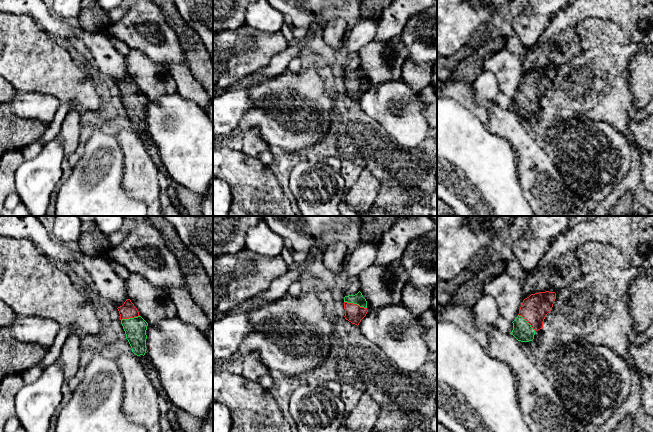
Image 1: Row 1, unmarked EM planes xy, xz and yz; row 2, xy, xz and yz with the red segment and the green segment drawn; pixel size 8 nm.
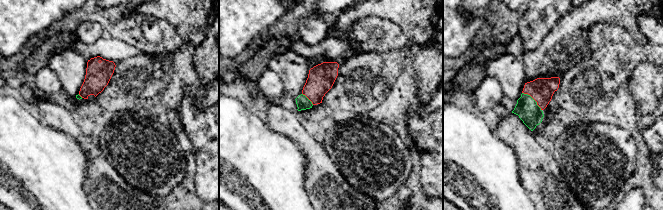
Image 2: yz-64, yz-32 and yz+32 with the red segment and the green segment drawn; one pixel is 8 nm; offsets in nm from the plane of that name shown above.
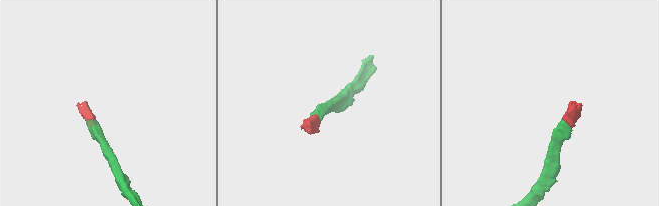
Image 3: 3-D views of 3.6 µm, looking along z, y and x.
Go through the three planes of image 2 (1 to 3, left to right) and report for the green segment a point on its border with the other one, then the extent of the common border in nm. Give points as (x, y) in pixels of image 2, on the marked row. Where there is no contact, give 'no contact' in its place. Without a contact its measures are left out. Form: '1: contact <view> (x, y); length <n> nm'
1: contact yz-64 (80, 95); length 50 nm
2: contact yz-32 (308, 98); length 130 nm
3: contact yz+32 (533, 98); length 220 nm

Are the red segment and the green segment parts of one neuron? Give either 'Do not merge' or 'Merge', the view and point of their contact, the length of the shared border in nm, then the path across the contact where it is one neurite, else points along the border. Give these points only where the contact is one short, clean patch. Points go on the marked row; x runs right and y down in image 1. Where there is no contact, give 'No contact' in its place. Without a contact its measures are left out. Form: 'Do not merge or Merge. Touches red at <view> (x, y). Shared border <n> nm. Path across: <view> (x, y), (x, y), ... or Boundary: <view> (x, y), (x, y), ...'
Merge. Touches red at xz (355, 304). Shared border 190 nm. Path across: xz (354, 313), (355, 304), (358, 298)

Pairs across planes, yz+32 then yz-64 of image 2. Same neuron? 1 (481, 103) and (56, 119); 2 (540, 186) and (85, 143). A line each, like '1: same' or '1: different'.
1: different
2: same

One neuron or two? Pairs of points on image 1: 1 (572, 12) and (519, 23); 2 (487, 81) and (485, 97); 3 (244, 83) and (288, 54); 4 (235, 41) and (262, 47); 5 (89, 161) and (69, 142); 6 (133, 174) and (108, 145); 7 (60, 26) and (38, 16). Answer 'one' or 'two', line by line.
1: two
2: one
3: one
4: one
5: two
6: two
7: one

